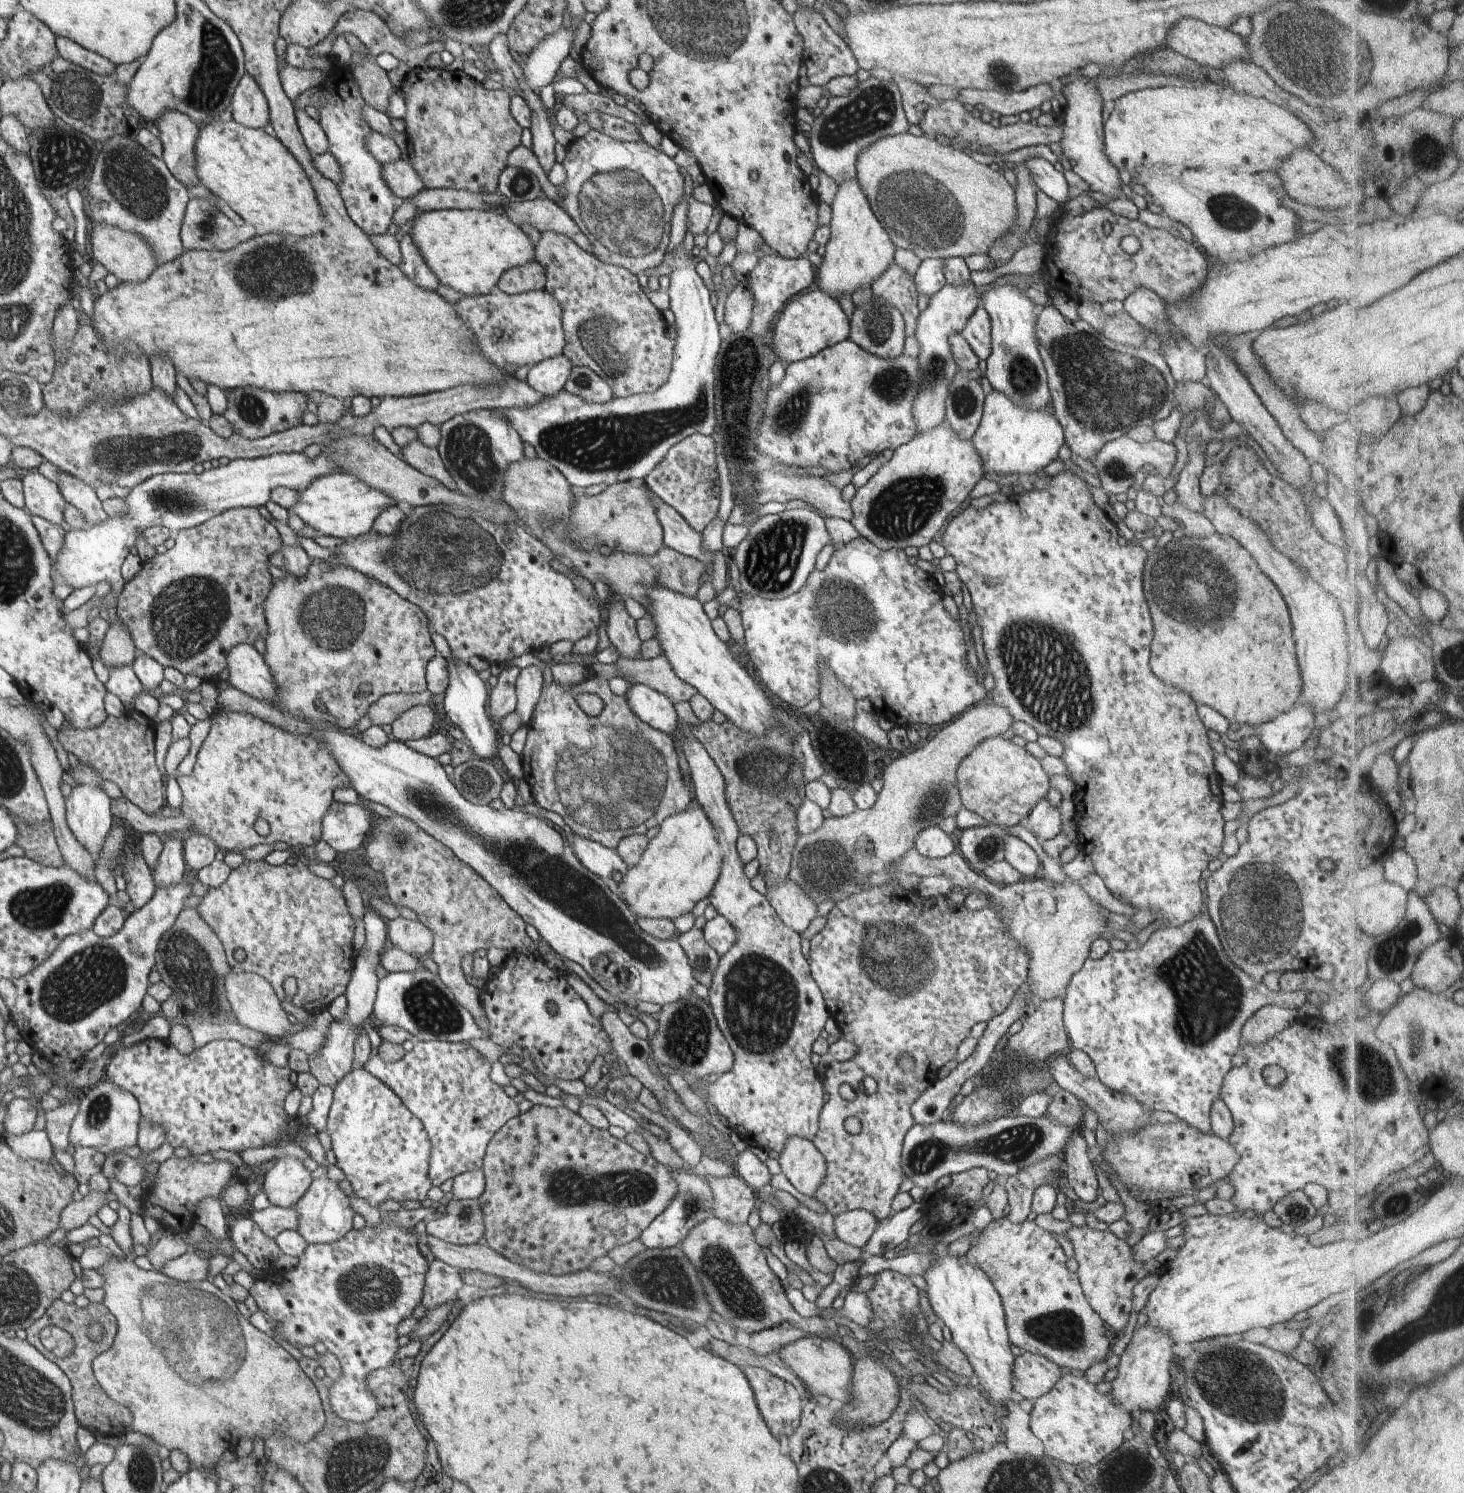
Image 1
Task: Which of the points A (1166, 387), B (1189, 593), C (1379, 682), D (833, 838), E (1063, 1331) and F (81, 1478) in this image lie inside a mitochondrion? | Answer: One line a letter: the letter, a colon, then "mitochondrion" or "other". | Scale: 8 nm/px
A: mitochondrion
B: mitochondrion
C: other
D: mitochondrion
E: mitochondrion
F: other

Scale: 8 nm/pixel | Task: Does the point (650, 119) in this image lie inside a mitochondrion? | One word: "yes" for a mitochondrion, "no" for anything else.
no

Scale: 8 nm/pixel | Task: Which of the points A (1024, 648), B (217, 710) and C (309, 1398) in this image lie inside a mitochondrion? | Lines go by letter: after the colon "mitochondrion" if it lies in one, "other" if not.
A: mitochondrion
B: other
C: other

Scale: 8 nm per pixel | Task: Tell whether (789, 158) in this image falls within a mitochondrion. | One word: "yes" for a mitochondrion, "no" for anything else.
no

